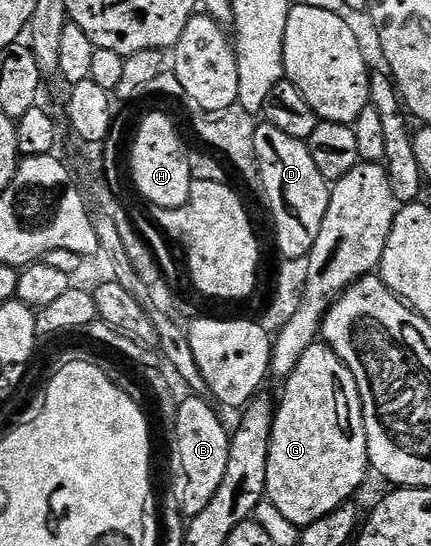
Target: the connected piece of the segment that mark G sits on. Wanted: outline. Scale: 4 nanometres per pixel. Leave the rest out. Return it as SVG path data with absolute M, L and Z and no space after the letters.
M316 342L309 346L309 350L305 350L305 354L301 354L301 362L297 362L297 366L293 370L293 374L288 376L283 388L283 401L278 401L275 410L275 421L273 422L273 430L271 431L271 449L269 450L269 466L267 467L267 495L266 499L271 501L273 506L277 508L300 530L308 528L313 522L317 522L321 518L325 518L325 514L329 514L333 510L337 510L343 504L348 503L352 499L351 495L358 490L363 484L363 479L369 473L369 465L367 463L367 435L365 434L365 418L363 417L363 403L361 402L361 394L357 390L357 382L353 378L353 374L345 366L345 362L341 362L341 358L333 349L328 348L326 343Z

